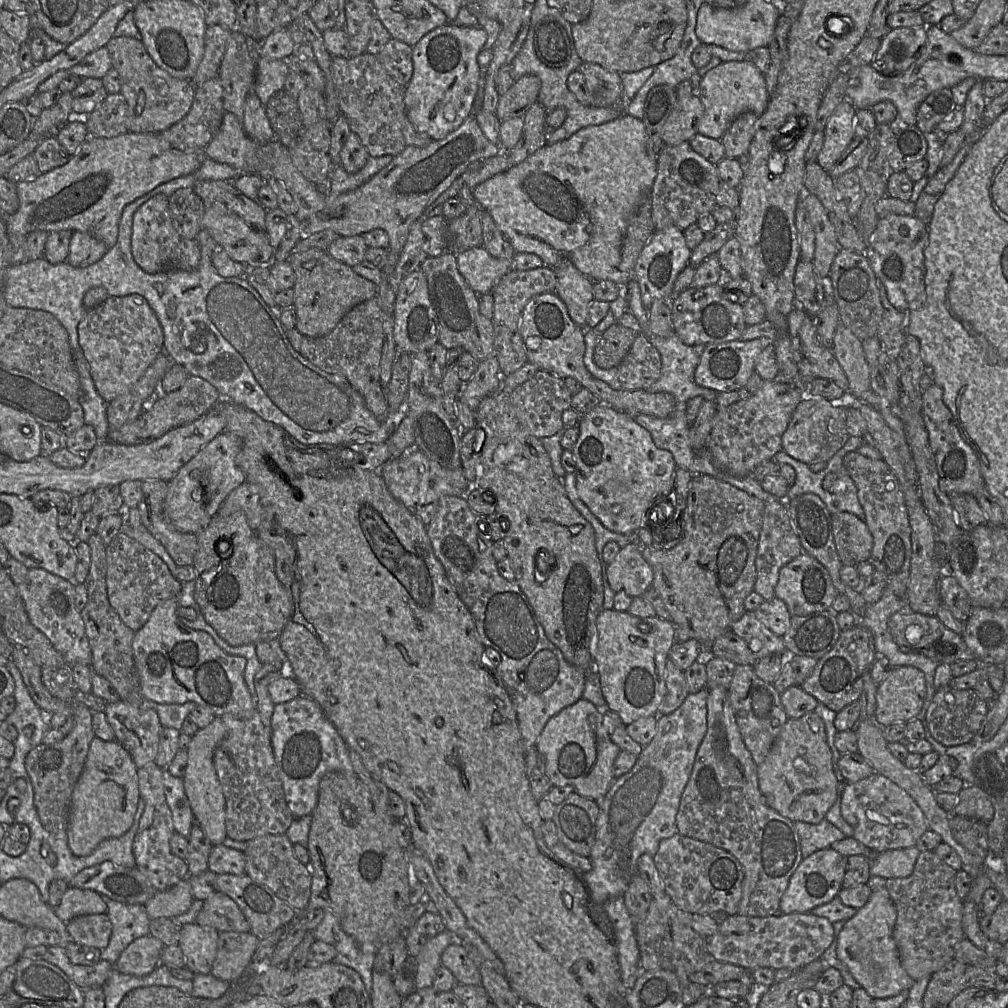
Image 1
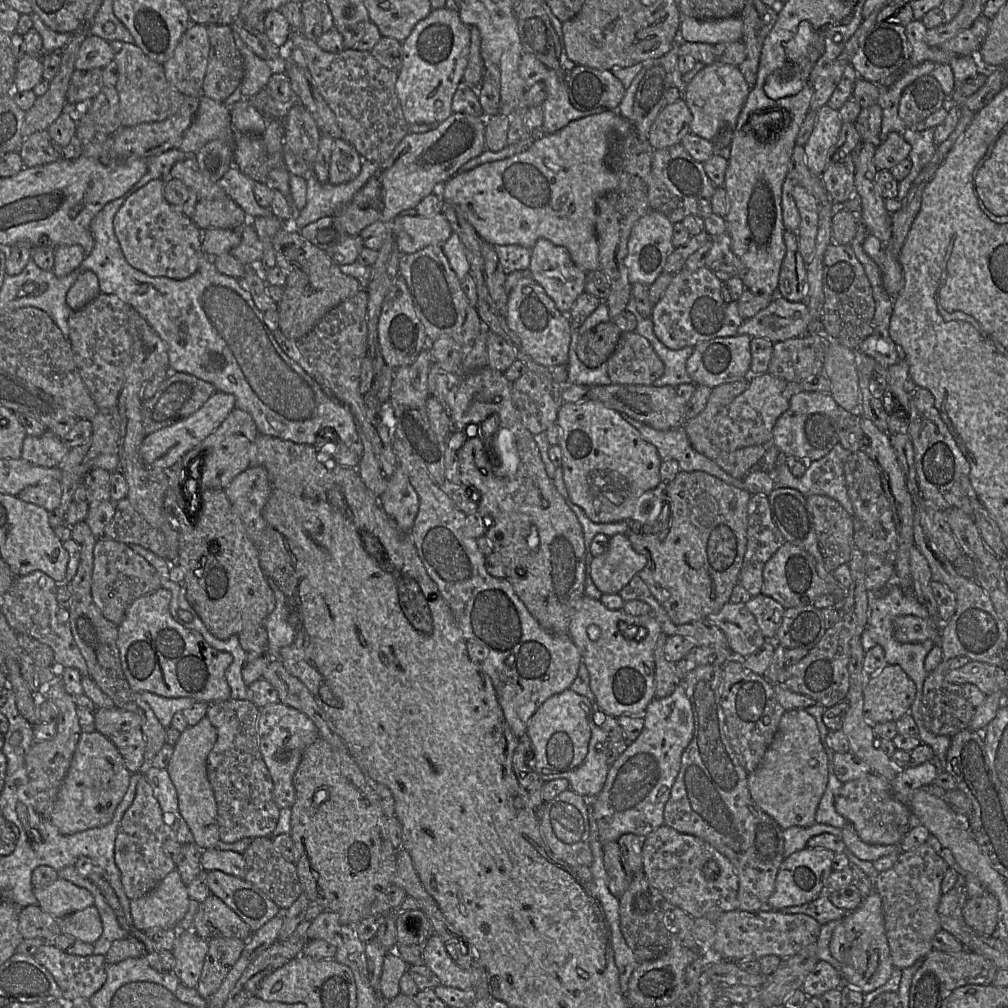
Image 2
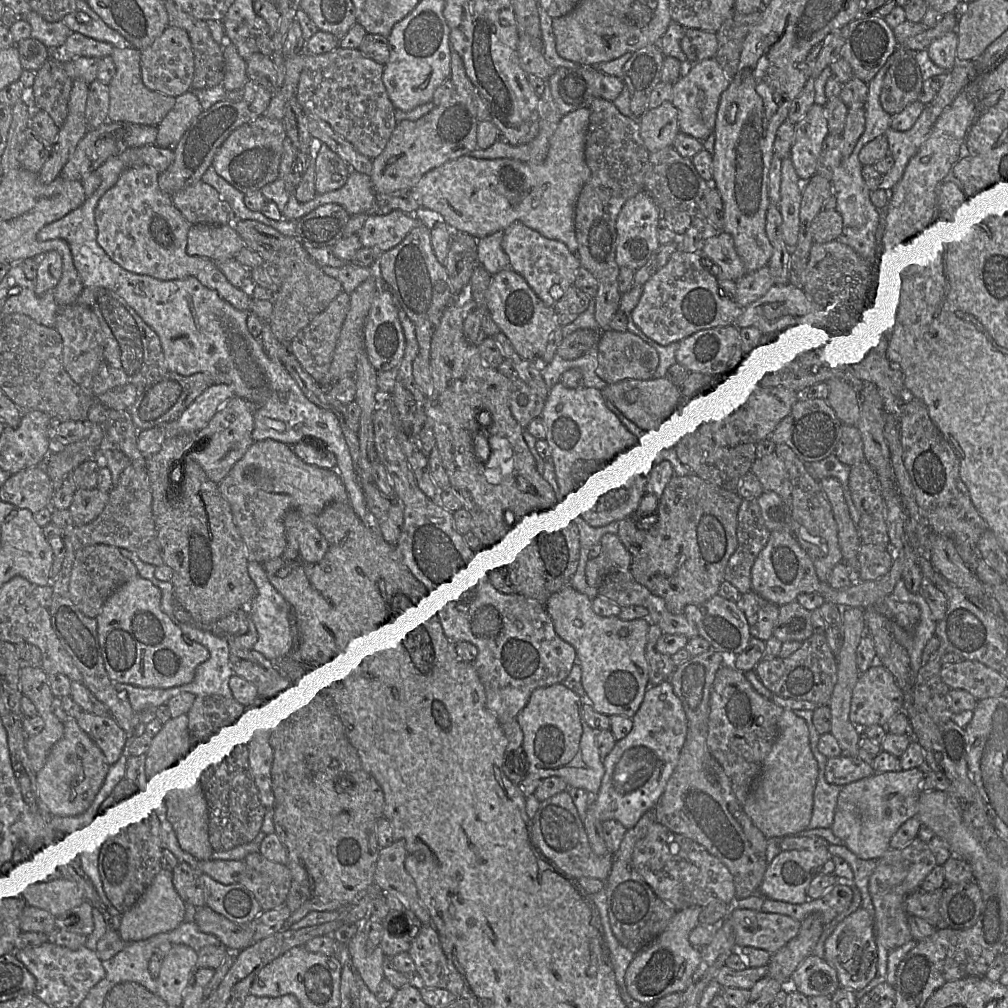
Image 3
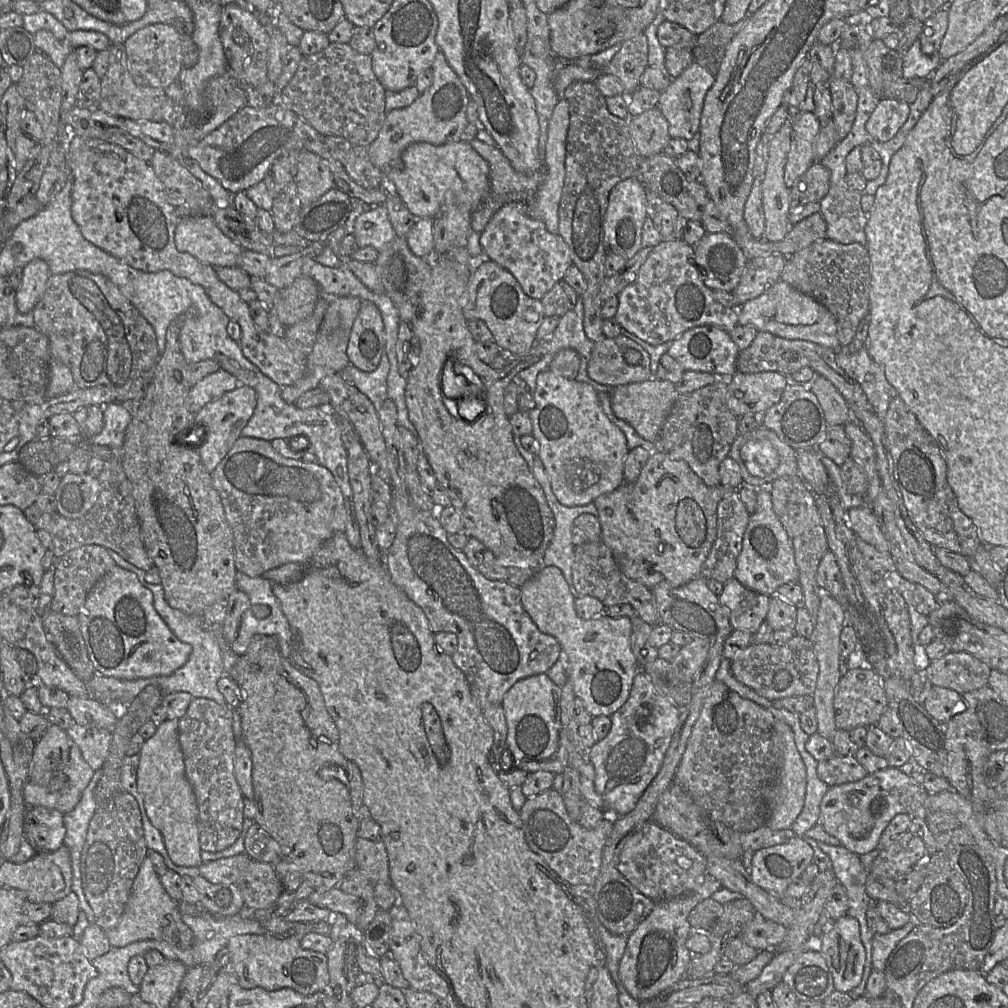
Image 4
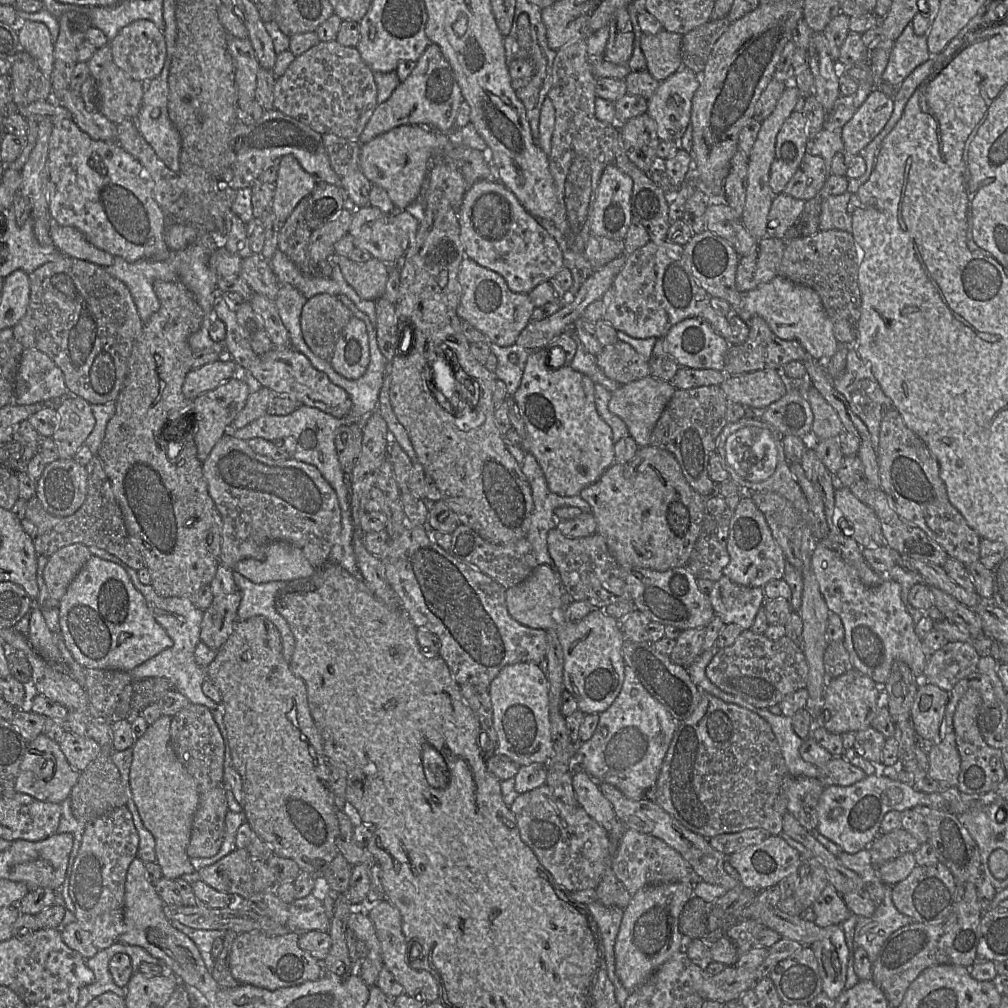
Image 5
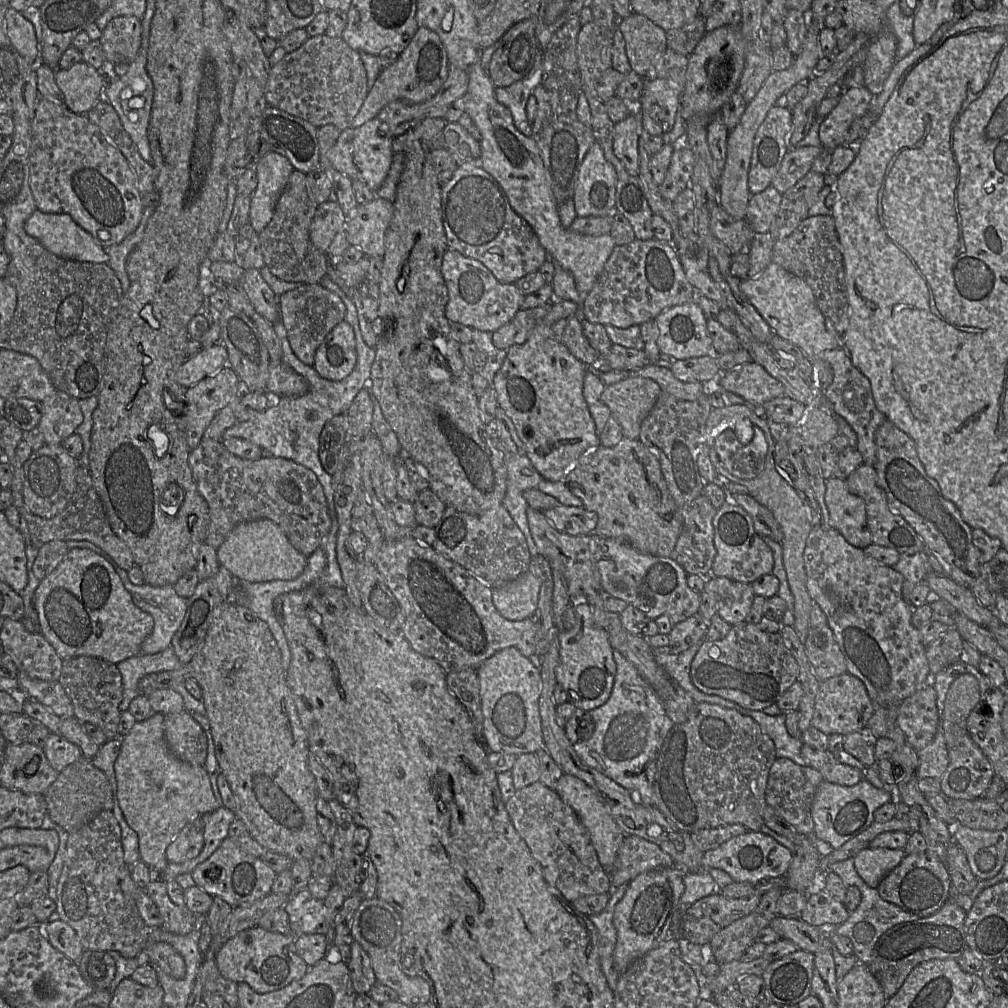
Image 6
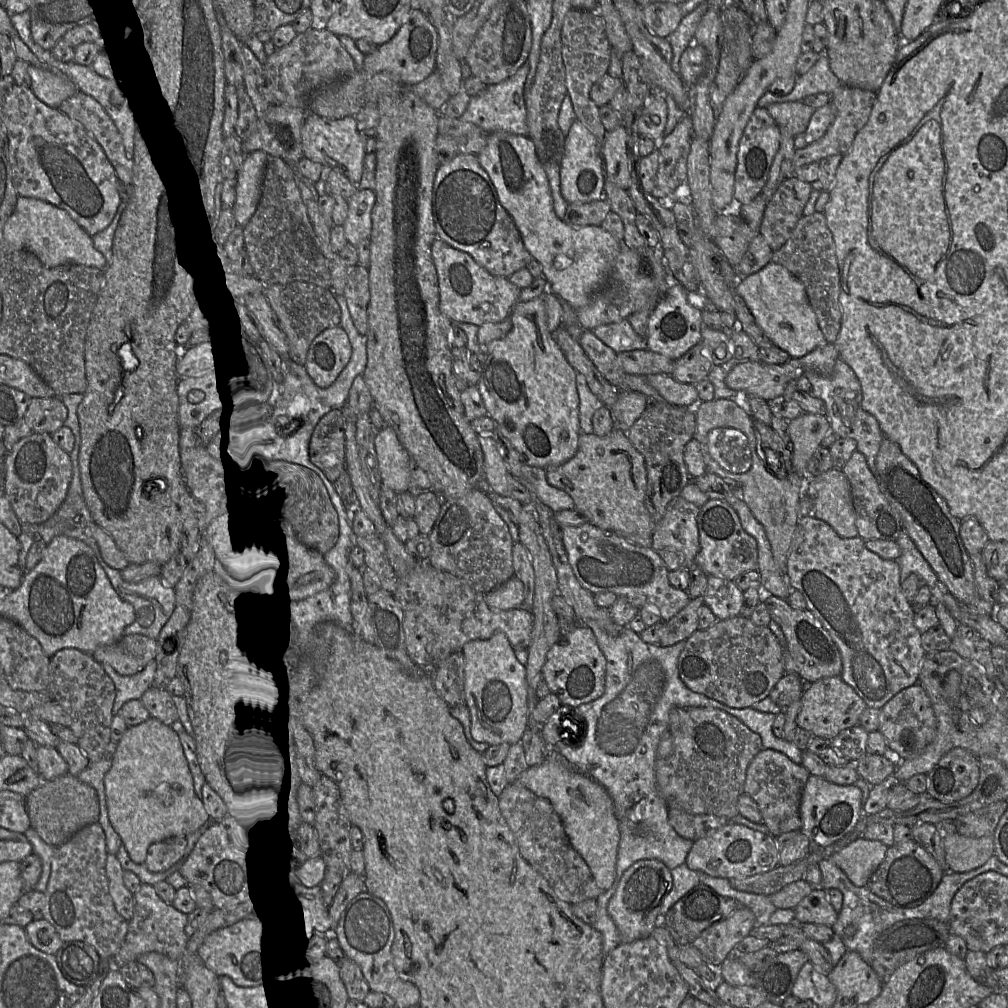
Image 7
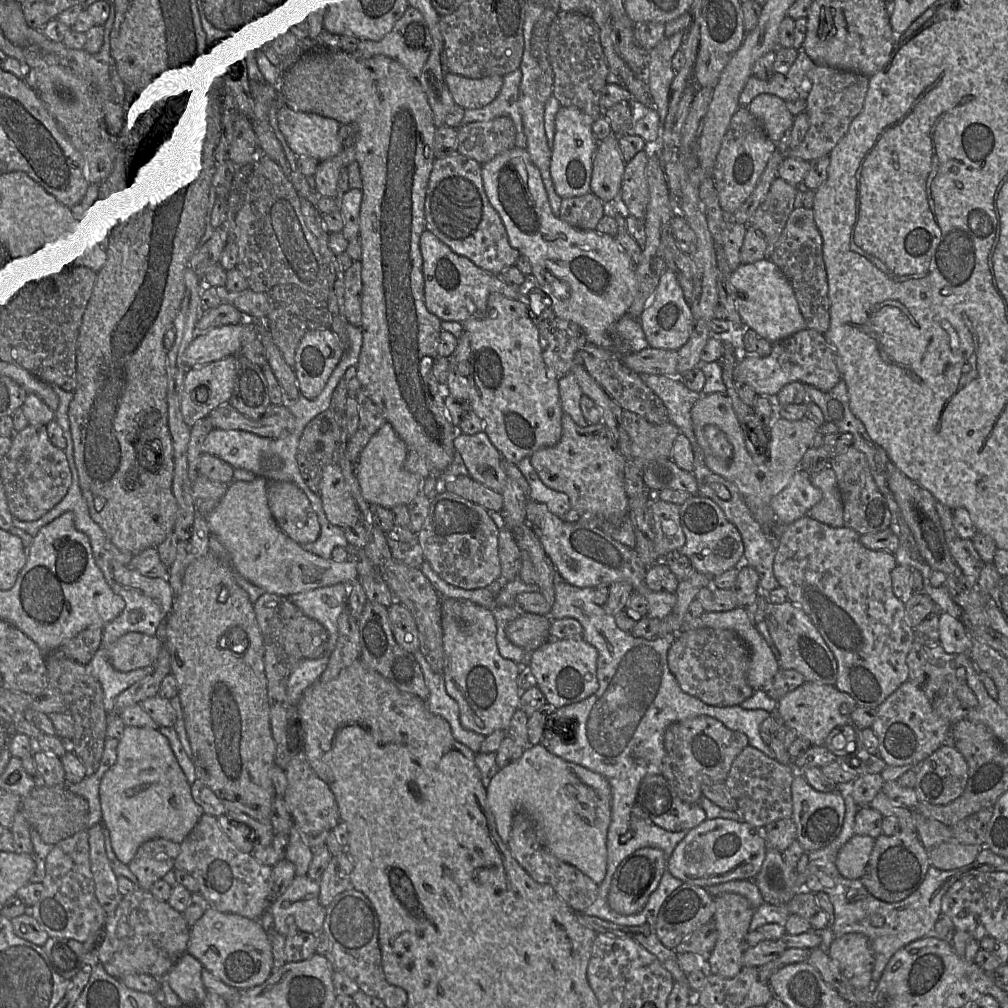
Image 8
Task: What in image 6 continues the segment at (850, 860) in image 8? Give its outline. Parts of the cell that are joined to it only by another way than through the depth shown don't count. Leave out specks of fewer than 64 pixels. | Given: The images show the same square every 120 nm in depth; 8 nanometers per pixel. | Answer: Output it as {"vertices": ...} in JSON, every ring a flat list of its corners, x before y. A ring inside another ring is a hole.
{"vertices":[[866,848,854,857,854,865,867,886,877,888,882,879,906,856,904,849]]}

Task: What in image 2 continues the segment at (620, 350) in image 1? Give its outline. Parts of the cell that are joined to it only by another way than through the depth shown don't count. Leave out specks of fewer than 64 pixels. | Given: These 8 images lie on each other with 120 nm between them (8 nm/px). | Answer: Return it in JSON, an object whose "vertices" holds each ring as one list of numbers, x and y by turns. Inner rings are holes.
{"vertices":[[614,321,598,324,578,337,577,357,589,368,606,363,615,351,621,334]]}

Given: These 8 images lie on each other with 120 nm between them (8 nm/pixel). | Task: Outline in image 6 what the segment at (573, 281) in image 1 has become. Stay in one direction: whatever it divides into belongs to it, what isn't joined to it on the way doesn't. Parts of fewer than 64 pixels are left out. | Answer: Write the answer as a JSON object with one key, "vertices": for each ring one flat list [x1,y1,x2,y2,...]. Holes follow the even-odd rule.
{"vertices":[[478,162,459,164,451,179,441,186,441,205,449,249,479,261,503,284,515,284,520,278,538,272,550,259,534,230,511,207,503,188]]}

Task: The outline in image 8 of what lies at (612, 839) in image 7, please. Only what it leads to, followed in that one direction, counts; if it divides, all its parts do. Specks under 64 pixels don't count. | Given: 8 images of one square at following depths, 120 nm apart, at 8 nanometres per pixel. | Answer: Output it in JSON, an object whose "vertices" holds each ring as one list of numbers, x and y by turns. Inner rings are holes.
{"vertices":[[539,743,527,745,519,759,500,768,486,791,497,832,504,842,511,836,513,817,523,812,533,820,542,844,551,854,581,870,597,885,603,881,612,812,611,786,604,776,558,757]]}

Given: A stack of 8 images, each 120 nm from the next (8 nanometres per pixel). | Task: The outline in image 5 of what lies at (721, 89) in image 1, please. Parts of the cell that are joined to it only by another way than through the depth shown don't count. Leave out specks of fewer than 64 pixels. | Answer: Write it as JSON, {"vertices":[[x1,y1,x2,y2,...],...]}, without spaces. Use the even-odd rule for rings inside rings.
{"vertices":[[681,68,664,81,647,99,648,114,657,125,661,141,678,142,690,125,692,98,700,85,698,74]]}

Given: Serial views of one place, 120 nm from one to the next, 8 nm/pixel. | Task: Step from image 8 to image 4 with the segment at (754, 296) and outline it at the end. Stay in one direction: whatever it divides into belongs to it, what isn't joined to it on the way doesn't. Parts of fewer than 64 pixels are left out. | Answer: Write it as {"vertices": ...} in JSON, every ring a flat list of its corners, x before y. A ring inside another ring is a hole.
{"vertices":[[782,280,759,297,739,306,738,314,738,324,750,326,757,332,768,332,787,340,810,341,832,350,840,348,833,315,817,300]]}

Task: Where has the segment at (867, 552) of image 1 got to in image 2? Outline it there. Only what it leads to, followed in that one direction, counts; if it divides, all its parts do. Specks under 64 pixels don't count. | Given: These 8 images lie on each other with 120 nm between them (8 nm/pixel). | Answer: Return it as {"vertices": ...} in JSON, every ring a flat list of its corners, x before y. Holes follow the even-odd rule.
{"vertices":[[825,495,807,496,806,505,817,535,825,569,833,572,840,565,848,564,854,547,853,517,836,500]]}

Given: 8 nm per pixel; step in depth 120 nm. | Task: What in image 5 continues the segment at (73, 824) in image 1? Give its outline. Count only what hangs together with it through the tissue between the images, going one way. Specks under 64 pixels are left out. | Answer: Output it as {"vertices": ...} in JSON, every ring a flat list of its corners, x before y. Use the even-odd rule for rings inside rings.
{"vertices":[[41,733,27,745,20,772,16,779,15,790,43,802,61,805,69,797,79,776,80,772,71,768,59,743]]}

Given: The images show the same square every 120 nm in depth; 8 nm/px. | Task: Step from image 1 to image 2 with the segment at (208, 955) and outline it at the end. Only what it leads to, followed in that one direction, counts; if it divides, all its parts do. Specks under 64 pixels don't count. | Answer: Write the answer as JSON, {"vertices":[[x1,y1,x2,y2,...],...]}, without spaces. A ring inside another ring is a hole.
{"vertices":[[193,929,179,932,172,949,175,957,172,973,184,986,197,986,208,948,208,940,198,936]]}

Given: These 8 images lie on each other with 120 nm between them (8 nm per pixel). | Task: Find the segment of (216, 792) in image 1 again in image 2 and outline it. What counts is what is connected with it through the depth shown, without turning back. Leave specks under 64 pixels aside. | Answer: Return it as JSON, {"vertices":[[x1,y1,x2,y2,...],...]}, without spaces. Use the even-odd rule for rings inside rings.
{"vertices":[[208,718,189,726,173,746,173,755,166,768,178,795,179,812,188,824,194,843,206,850,216,847,219,839,217,804,207,776,207,758,217,741,217,731]]}

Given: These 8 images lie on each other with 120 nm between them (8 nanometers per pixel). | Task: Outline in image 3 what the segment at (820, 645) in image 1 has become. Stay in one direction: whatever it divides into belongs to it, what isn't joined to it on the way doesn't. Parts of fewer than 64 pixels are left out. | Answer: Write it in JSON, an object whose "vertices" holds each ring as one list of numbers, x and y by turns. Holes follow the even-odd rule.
{"vertices":[[797,601,779,606,779,615,773,628,773,635,783,642,804,642,814,634,811,611]]}

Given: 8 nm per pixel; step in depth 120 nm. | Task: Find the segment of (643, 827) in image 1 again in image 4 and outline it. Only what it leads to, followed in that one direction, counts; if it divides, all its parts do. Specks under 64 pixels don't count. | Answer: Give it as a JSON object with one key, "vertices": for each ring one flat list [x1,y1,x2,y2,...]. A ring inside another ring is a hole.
{"vertices":[[642,670,634,677,627,701,611,718,611,729,601,740,598,740,586,751,586,757,595,770,595,789,602,796,604,810,611,816,624,816,631,812,637,801,658,774,669,748,672,736,679,724,680,709,663,695]]}

